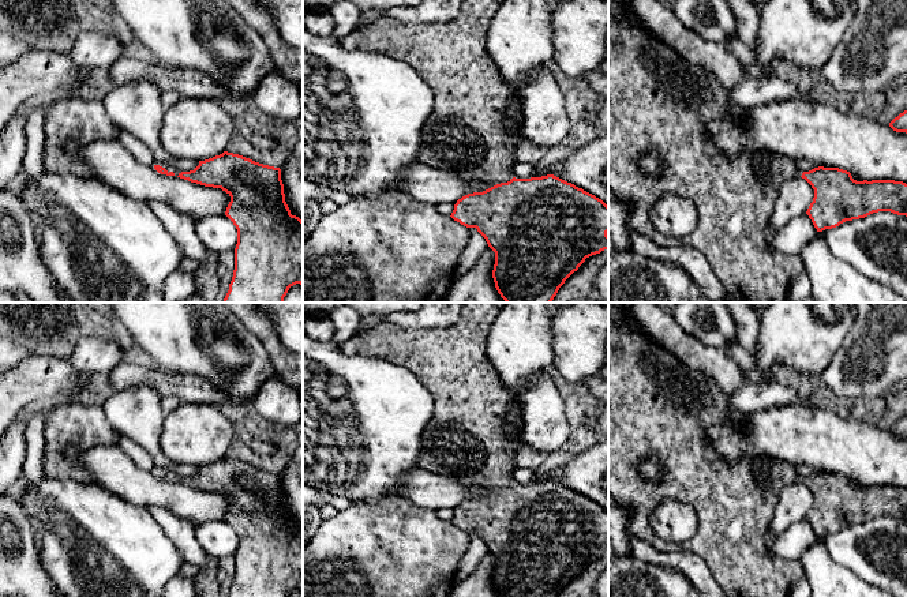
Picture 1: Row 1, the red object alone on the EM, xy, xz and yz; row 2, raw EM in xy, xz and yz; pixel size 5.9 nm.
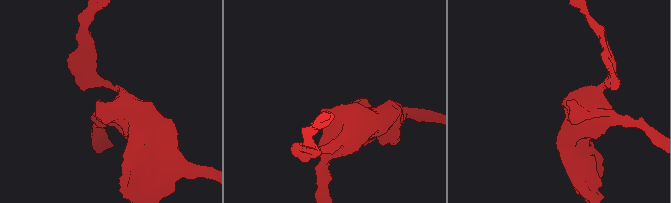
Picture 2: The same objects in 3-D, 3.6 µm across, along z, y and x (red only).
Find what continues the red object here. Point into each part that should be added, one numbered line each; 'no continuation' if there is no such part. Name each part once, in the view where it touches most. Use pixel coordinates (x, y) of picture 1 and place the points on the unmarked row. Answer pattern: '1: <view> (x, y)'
1: xz (464, 439)

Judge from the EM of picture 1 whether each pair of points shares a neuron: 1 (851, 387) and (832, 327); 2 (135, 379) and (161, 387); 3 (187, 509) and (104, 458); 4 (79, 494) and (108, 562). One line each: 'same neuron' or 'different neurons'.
1: different neurons
2: same neuron
3: same neuron
4: same neuron

